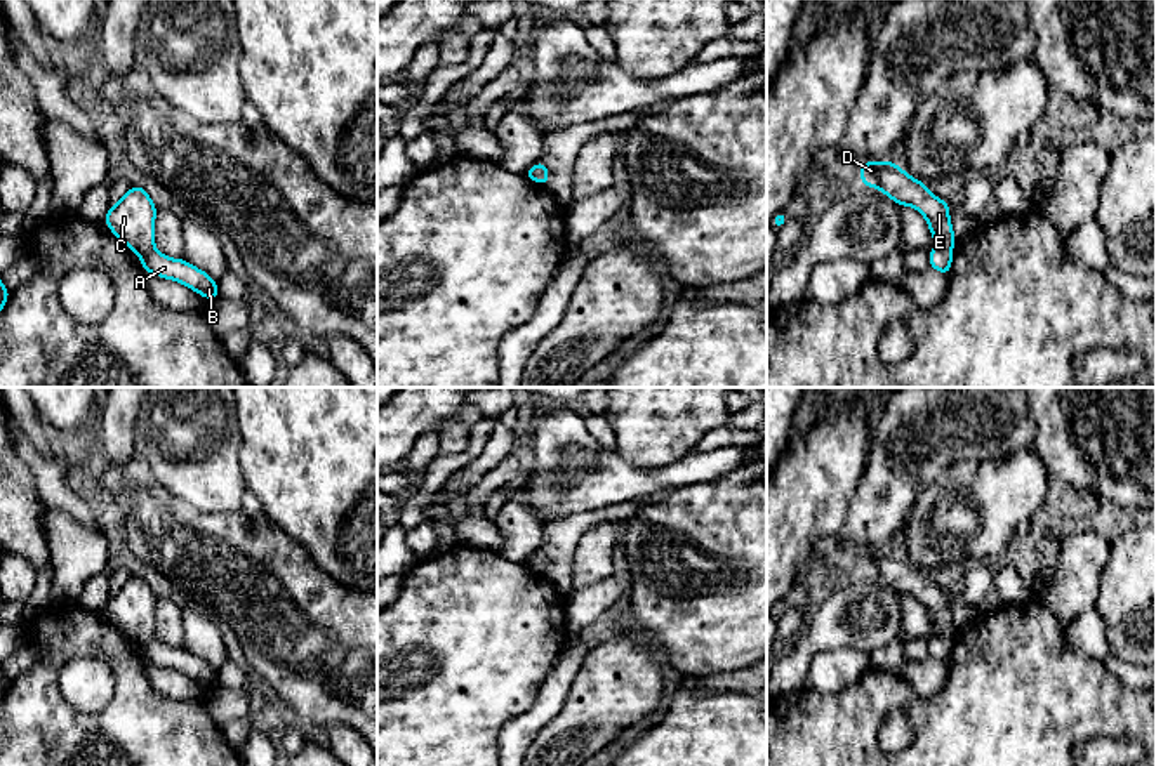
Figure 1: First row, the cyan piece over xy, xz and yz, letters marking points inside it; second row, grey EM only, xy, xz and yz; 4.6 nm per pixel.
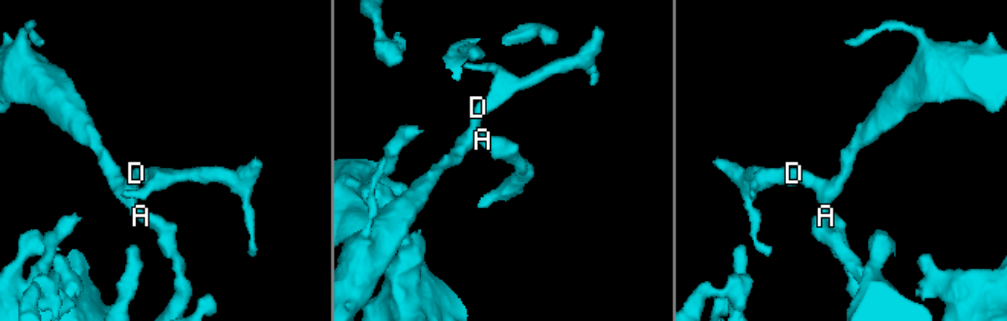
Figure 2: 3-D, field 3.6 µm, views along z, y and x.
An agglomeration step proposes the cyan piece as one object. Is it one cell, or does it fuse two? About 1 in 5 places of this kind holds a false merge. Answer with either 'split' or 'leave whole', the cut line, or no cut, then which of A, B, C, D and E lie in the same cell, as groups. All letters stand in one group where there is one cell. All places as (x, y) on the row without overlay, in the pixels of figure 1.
leave whole; no cut; A B C D E

